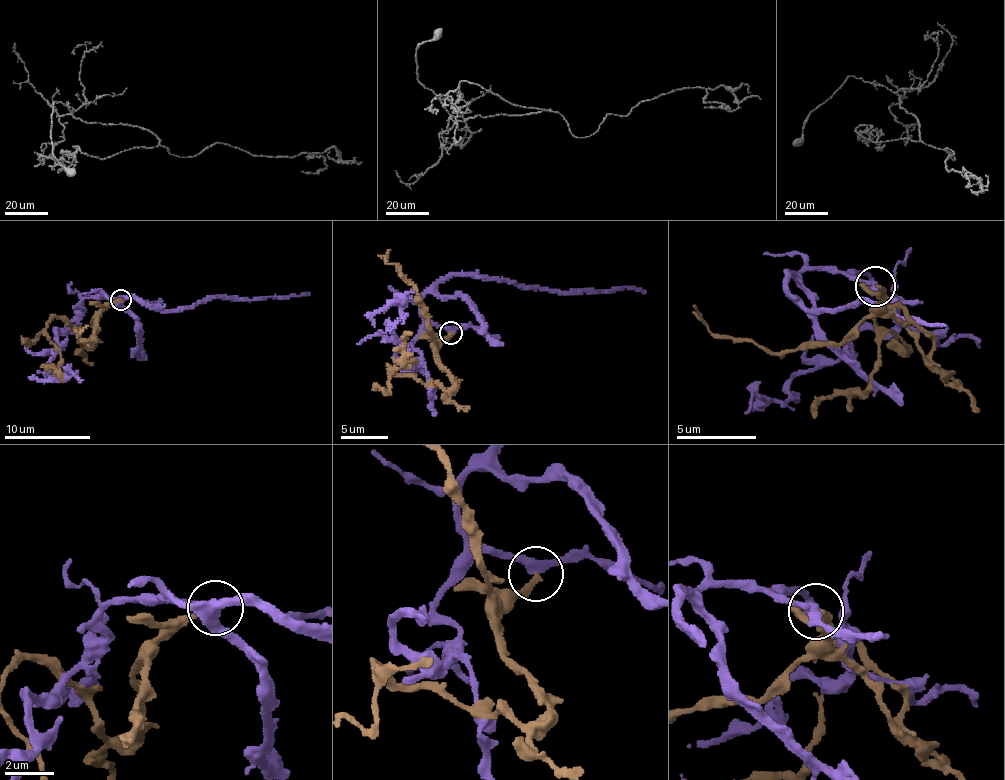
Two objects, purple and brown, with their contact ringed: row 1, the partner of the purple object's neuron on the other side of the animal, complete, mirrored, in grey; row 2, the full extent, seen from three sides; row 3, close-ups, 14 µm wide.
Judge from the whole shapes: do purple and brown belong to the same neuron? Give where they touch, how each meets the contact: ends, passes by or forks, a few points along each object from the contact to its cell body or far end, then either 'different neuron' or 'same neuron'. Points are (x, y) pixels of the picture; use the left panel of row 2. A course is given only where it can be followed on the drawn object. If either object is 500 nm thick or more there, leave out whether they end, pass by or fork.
at (121, 300); purple passes by; brown ends there; purple runs (121, 299), (106, 297), (138, 298), (165, 310), (193, 308), (211, 298), (233, 300), (308, 292); brown runs (121, 299), (98, 315), (88, 346), (74, 329), (52, 317), (46, 335), (60, 353), (53, 367), (63, 382); different neuron

